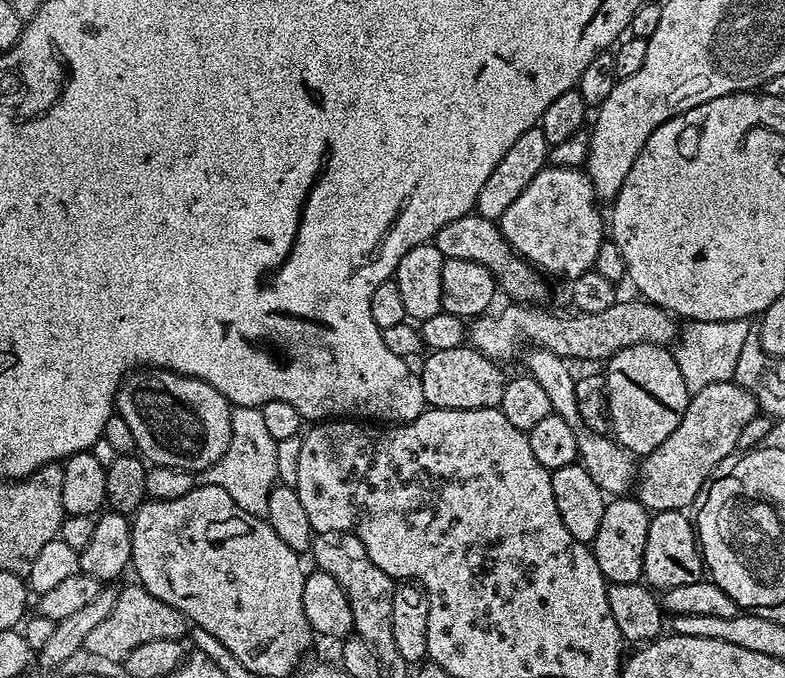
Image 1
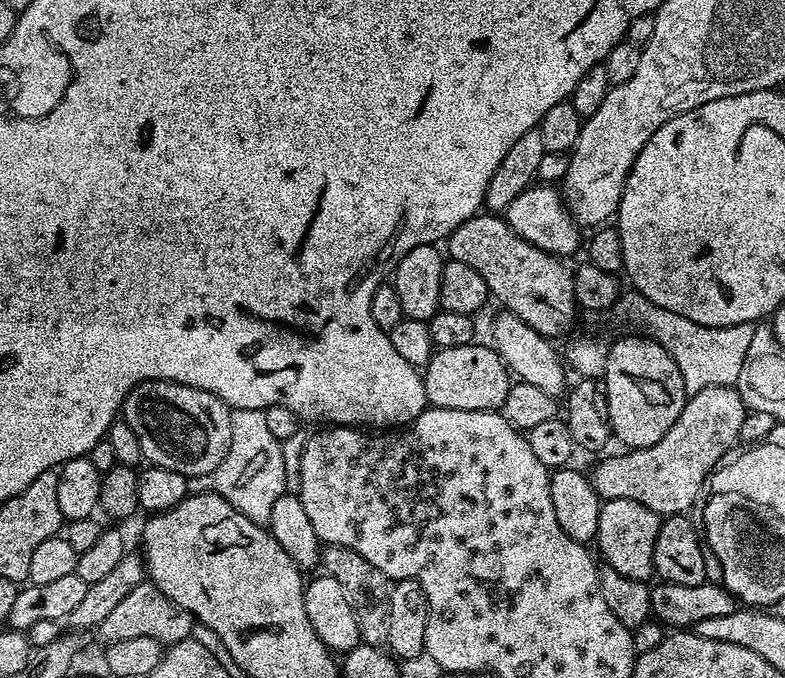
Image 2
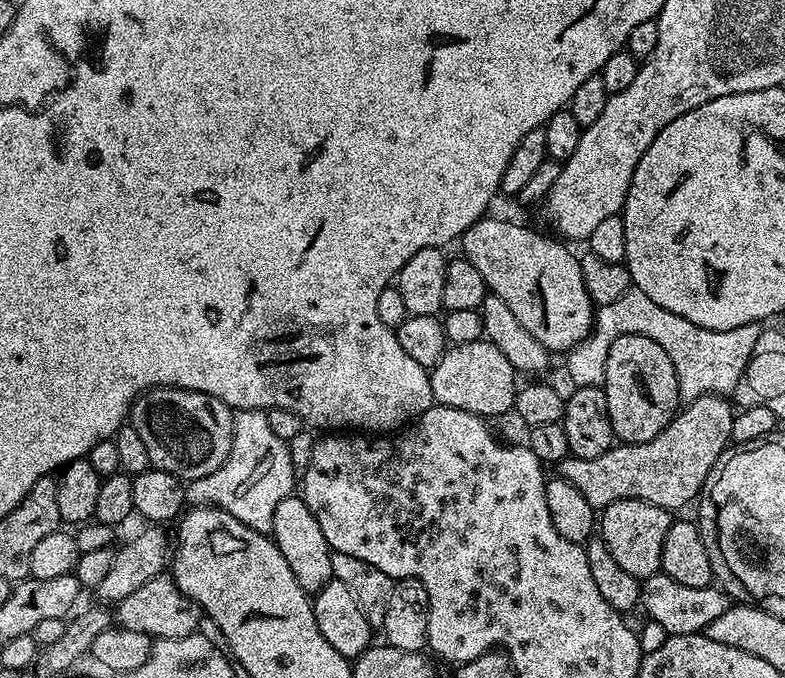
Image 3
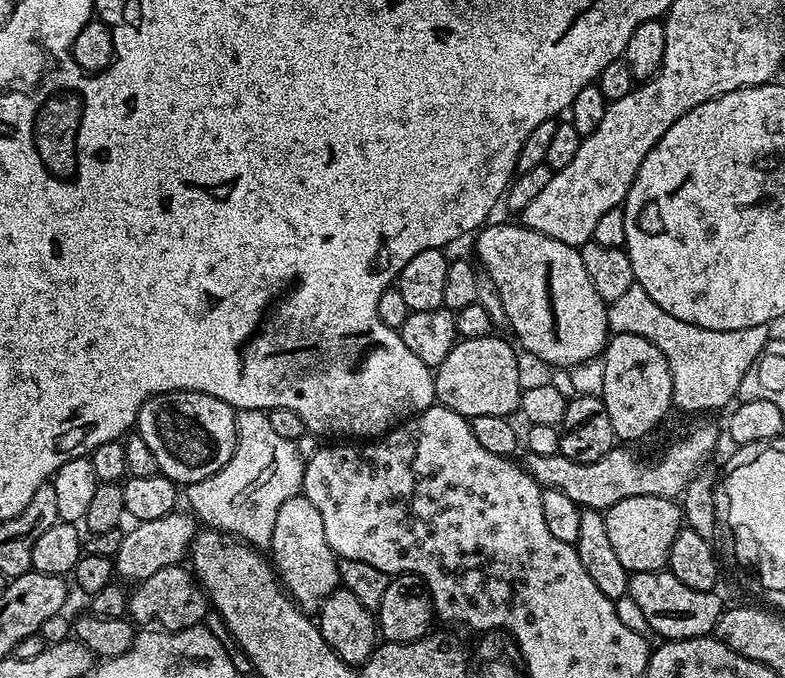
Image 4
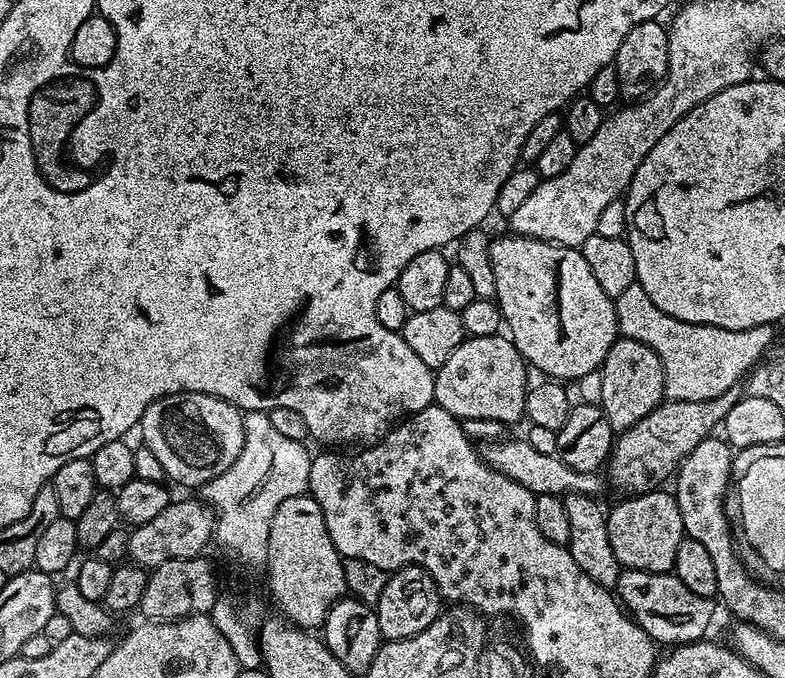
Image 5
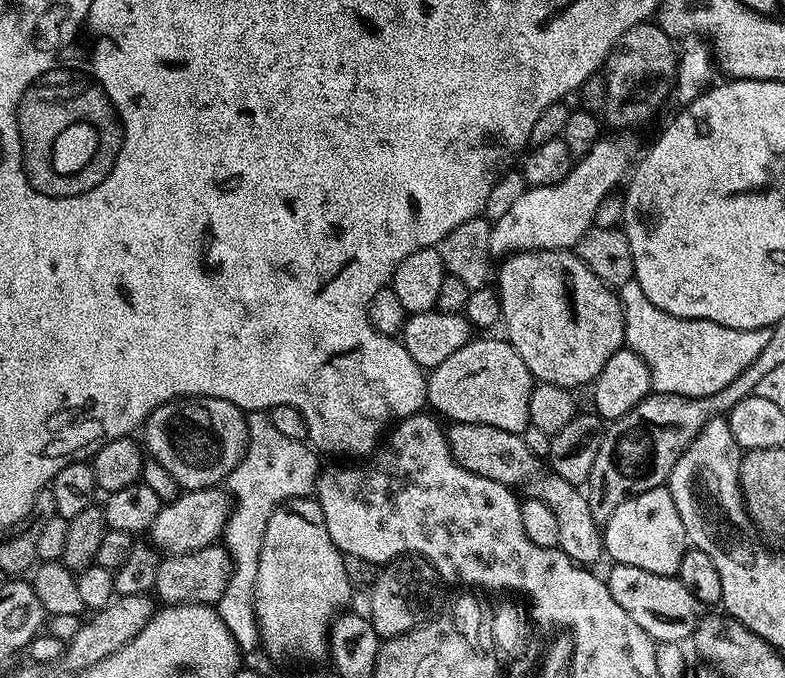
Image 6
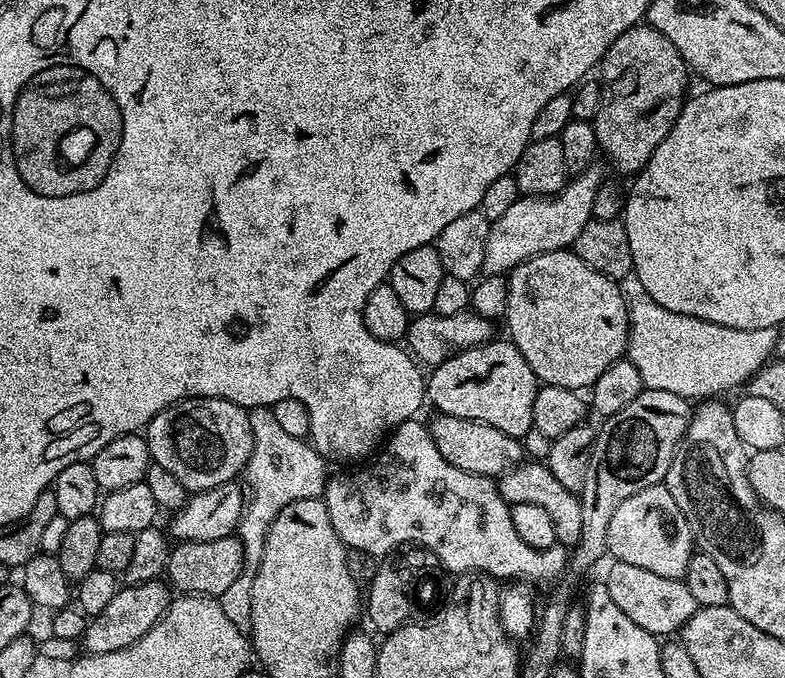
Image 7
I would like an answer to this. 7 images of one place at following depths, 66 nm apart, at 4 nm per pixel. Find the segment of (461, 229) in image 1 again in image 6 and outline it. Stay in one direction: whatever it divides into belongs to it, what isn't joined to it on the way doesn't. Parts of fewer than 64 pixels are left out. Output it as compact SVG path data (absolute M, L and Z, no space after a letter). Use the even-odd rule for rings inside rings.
M568 250L558 252L517 252L505 259L504 264L500 268L500 284L498 283L498 291L500 301L502 302L502 328L505 328L506 339L511 344L512 349L522 358L522 362L526 362L526 366L532 371L533 377L539 383L553 384L559 388L569 390L577 390L585 384L591 385L595 381L596 375L602 370L602 366L606 366L606 362L610 362L610 358L620 348L625 347L624 342L624 307L620 304L619 295L607 284L603 284L596 275L588 269L579 256Z

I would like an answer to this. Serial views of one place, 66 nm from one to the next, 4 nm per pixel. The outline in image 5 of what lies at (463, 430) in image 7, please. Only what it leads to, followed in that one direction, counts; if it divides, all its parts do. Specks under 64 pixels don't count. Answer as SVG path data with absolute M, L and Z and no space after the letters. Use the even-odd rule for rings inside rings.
M527 439L496 440L493 444L486 445L484 449L481 447L478 455L494 470L498 470L498 474L506 474L506 478L526 486L526 490L530 490L536 496L558 496L562 498L569 492L573 492L593 498L599 497L600 478L602 482L600 472L570 470L570 466L566 466L566 462L562 462L559 456L542 454L538 450L534 450L534 446L530 446Z

